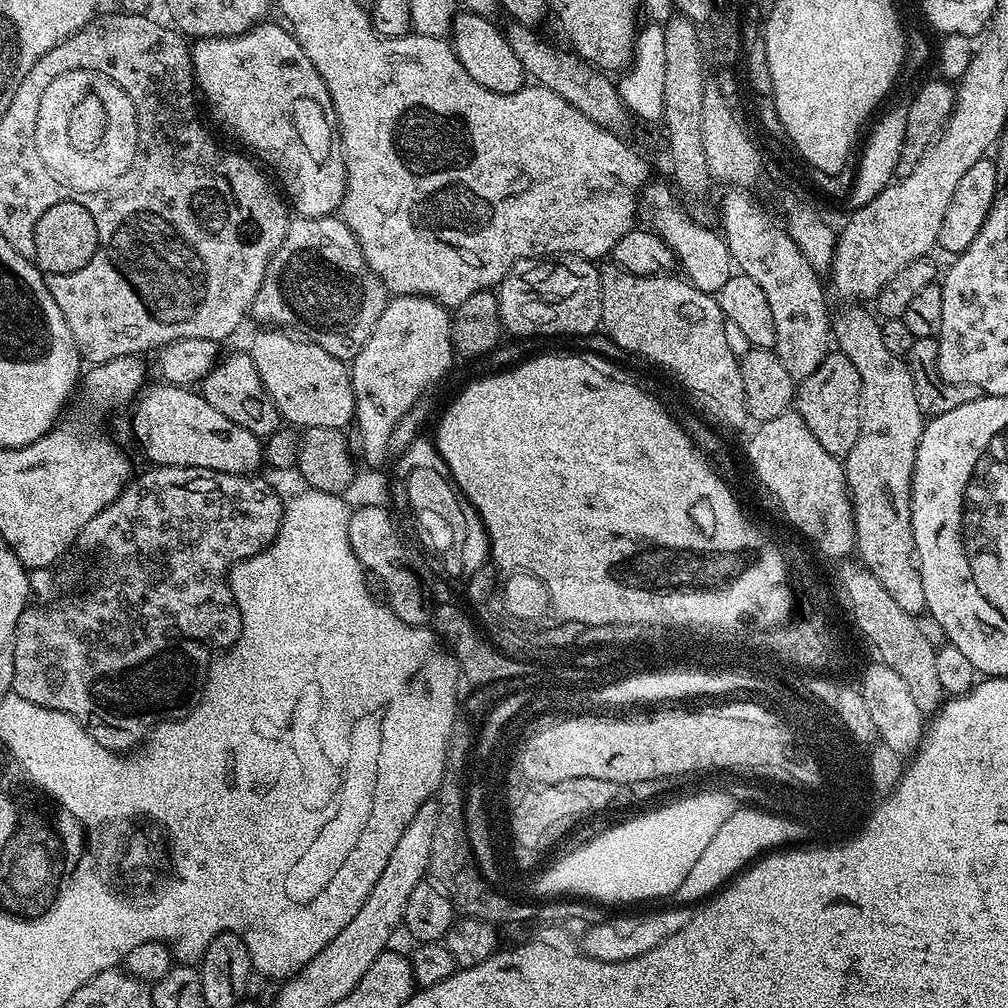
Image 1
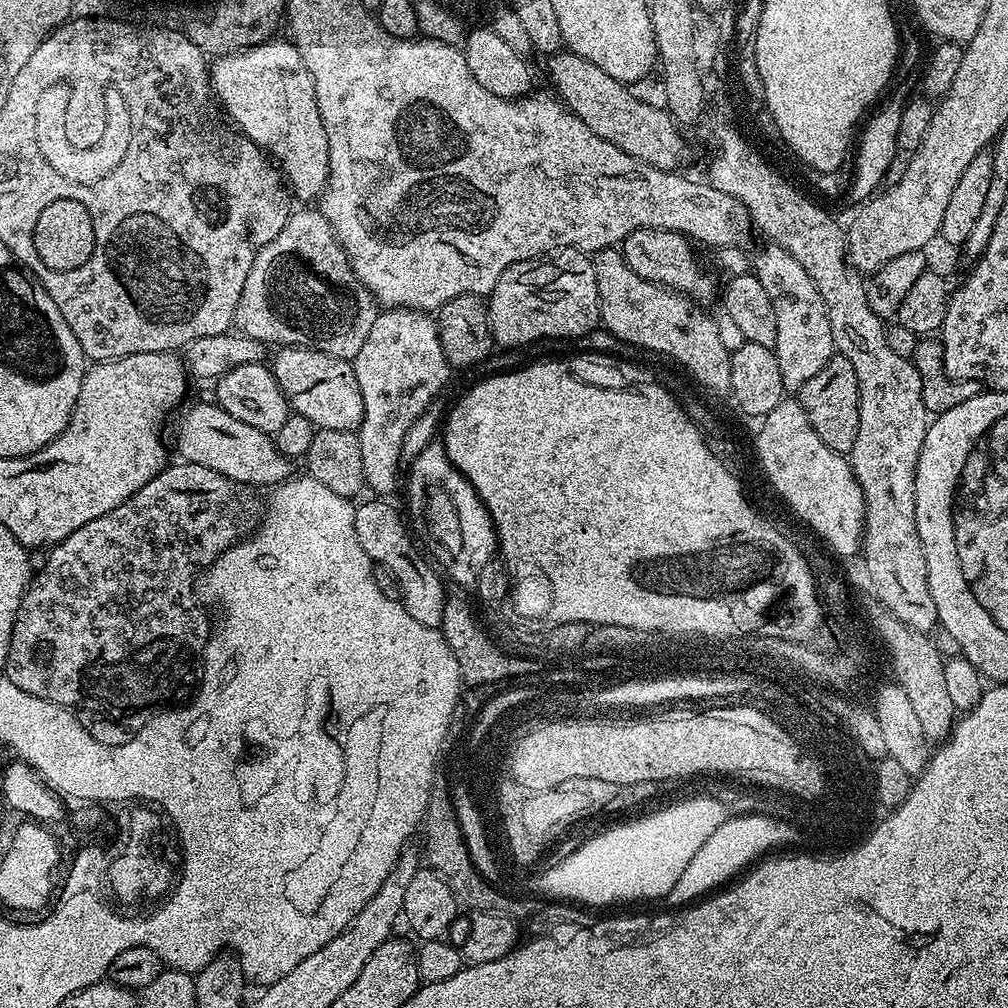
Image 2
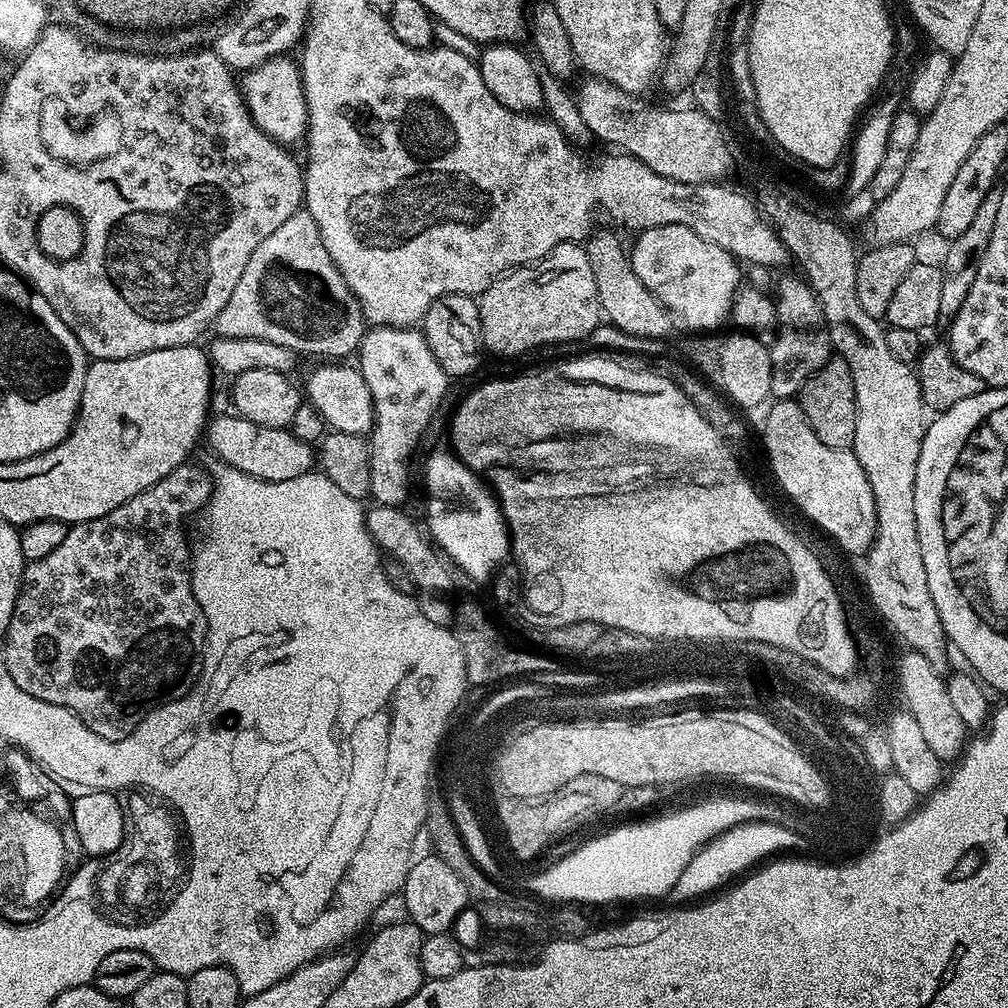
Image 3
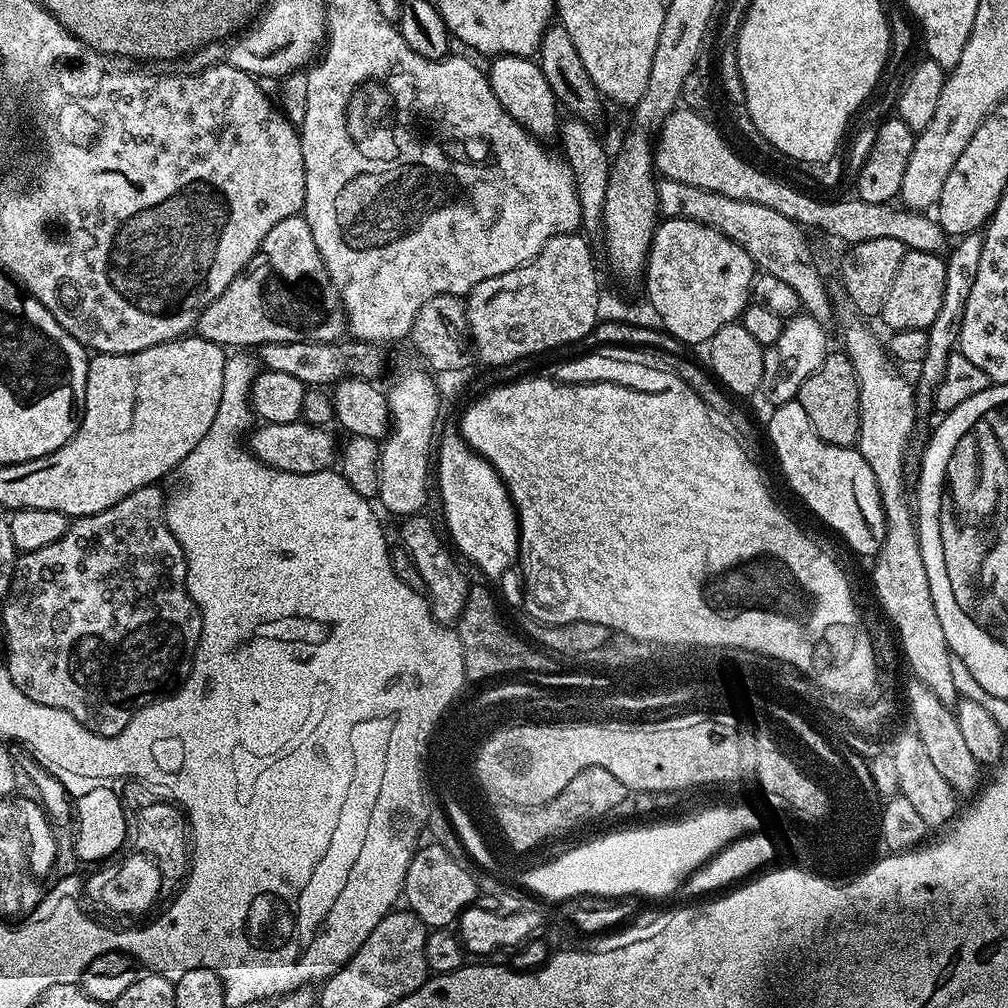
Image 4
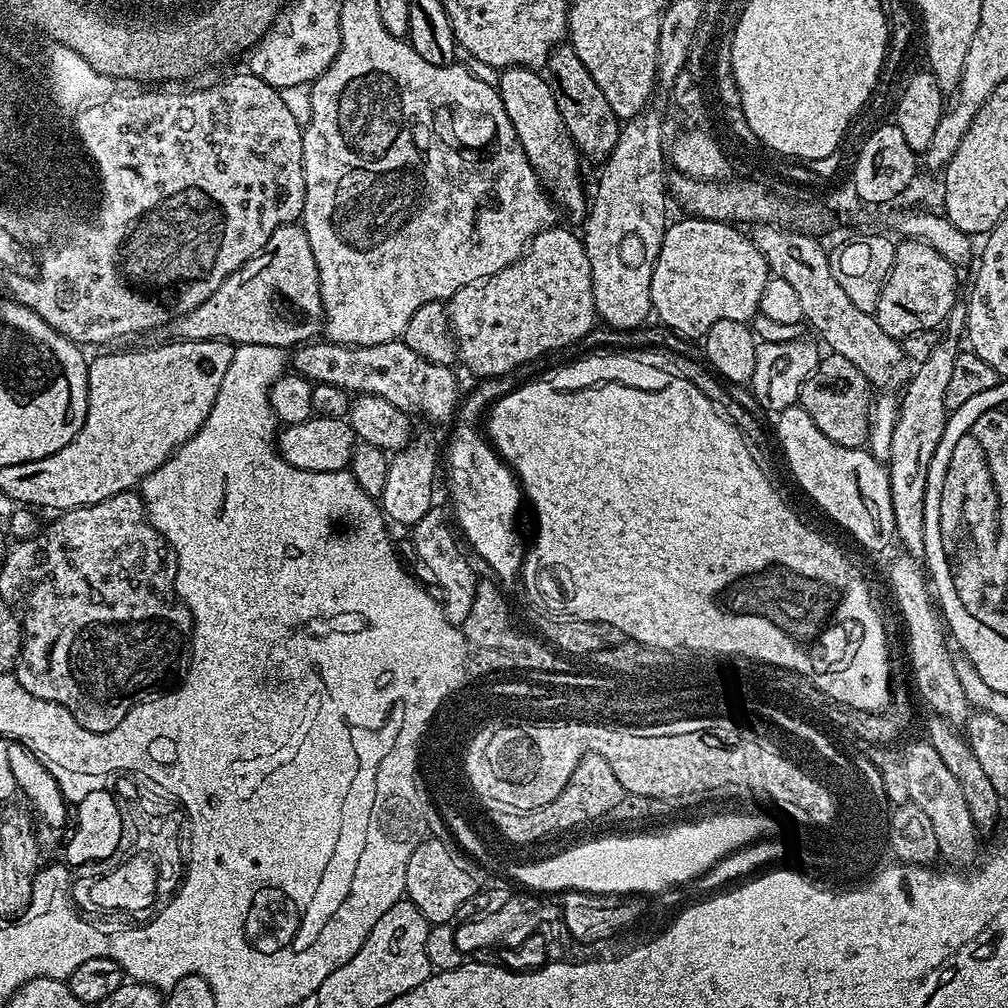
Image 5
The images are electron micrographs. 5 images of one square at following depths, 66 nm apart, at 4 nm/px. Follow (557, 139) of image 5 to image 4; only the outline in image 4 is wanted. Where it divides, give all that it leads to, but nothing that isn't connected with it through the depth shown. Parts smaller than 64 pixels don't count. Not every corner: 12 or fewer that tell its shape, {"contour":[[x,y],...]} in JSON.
{"contour":[[497,56],[486,75],[510,118],[537,138],[562,116],[535,59]]}

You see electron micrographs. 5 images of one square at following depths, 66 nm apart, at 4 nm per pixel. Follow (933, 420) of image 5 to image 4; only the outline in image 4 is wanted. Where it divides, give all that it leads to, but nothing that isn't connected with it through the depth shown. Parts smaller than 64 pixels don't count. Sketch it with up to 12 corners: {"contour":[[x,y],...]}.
{"contour":[[959,237],[944,260],[942,306],[918,365],[921,397],[933,395],[957,351],[962,314],[978,278],[984,238]]}

